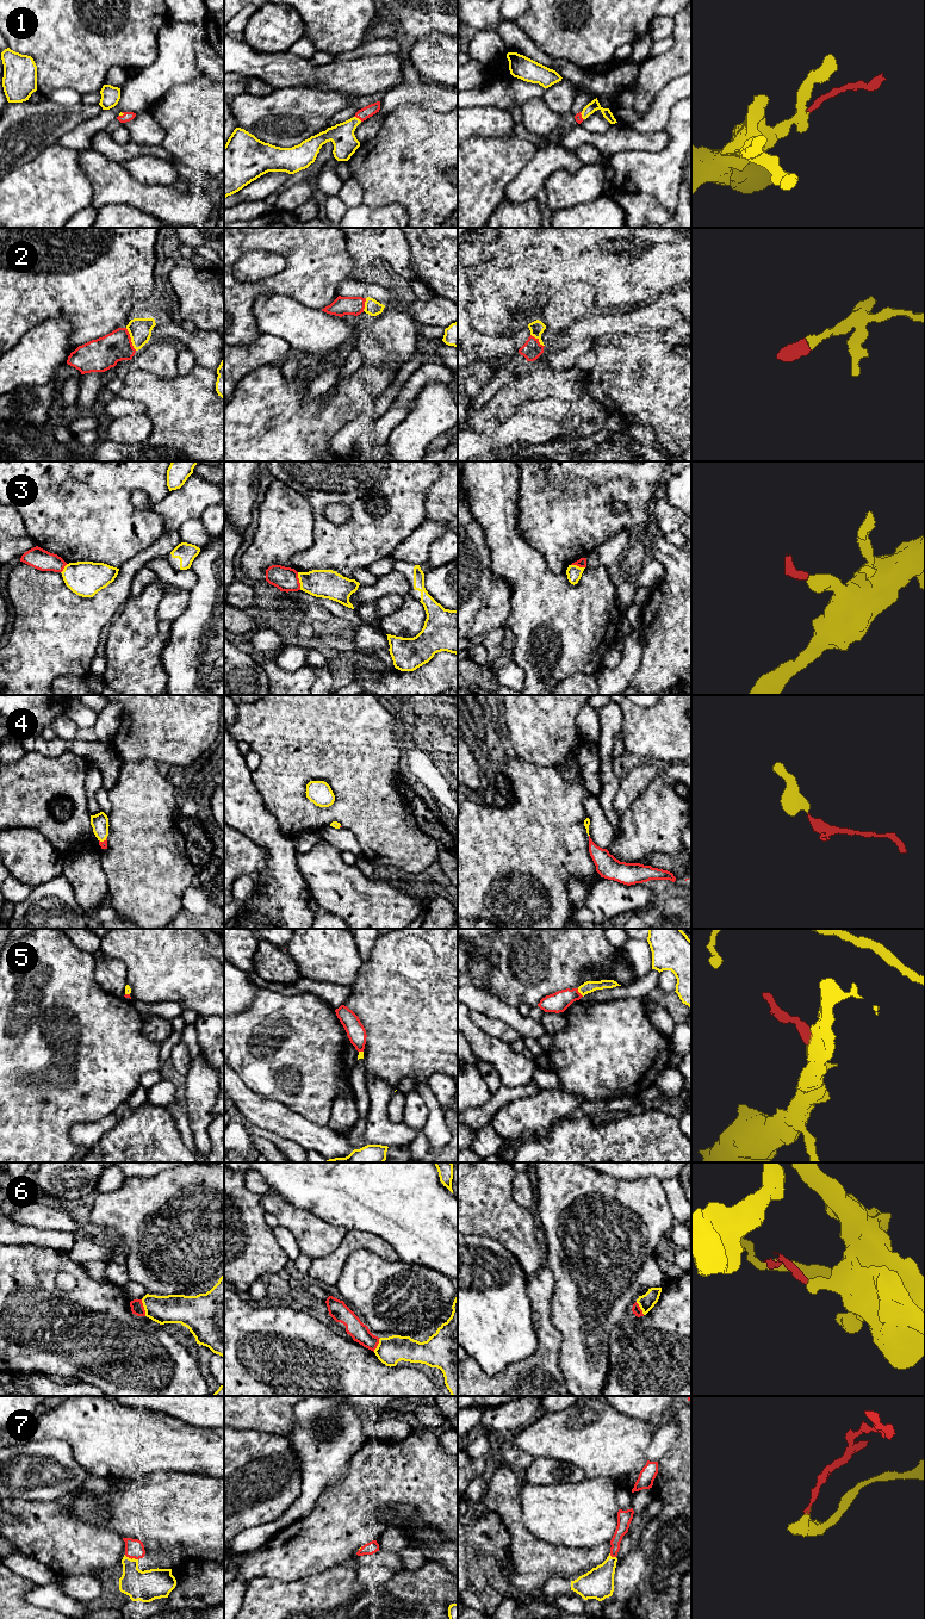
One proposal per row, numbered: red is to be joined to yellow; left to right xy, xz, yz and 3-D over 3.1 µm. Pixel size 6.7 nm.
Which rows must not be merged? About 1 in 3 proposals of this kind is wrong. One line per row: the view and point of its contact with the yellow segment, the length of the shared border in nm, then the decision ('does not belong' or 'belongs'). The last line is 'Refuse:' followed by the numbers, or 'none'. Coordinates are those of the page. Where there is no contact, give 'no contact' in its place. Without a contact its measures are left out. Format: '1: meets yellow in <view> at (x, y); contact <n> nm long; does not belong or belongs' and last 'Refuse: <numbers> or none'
1: meets yellow in xz at (358, 118); contact 70 nm long; belongs
2: meets yellow in xy at (131, 339); contact 170 nm long; belongs
3: meets yellow in xz at (299, 581); contact 120 nm long; does not belong
4: meets yellow in xy at (103, 841); contact 60 nm long; belongs
5: meets yellow in yz at (579, 992); contact 70 nm long; belongs
6: meets yellow in xy at (144, 1308); contact 120 nm long; does not belong
7: meets yellow in xy at (130, 1558); contact 100 nm long; belongs
Refuse: 3, 6

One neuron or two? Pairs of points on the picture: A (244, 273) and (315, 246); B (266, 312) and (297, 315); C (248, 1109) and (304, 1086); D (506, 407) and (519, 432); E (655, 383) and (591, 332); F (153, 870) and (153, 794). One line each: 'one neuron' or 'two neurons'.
A: two neurons
B: one neuron
C: two neurons
D: two neurons
E: two neurons
F: one neuron

